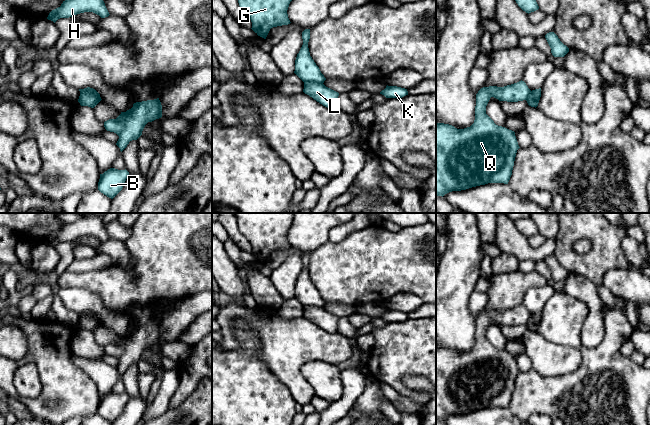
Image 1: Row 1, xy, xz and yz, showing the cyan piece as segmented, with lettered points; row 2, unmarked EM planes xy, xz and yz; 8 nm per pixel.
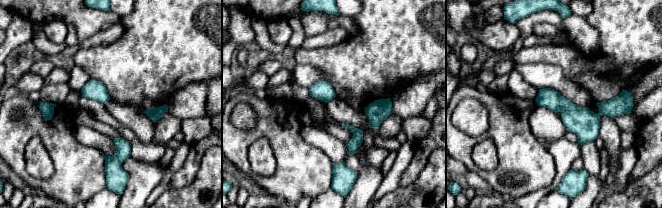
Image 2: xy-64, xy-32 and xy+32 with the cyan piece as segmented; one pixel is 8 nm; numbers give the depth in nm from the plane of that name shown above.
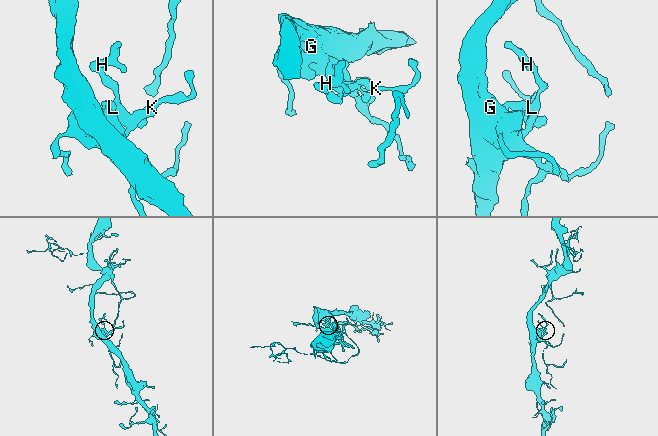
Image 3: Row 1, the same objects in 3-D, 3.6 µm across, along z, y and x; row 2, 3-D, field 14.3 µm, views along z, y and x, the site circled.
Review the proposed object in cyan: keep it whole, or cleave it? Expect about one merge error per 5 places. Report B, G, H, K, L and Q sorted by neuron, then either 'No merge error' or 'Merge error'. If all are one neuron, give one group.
Groups: B G H K L Q. No merge error

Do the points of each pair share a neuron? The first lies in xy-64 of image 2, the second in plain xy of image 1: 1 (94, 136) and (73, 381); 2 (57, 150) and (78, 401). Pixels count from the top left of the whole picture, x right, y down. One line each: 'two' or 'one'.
1: two
2: one

